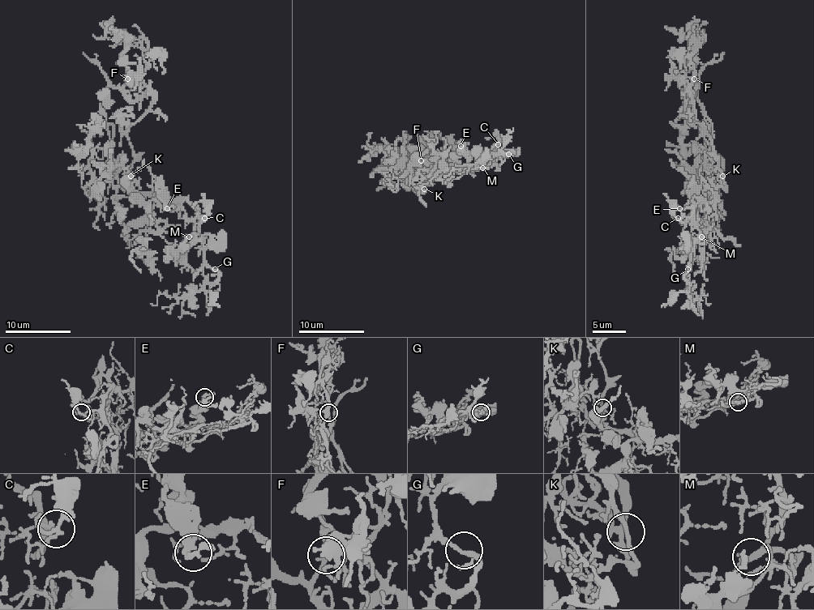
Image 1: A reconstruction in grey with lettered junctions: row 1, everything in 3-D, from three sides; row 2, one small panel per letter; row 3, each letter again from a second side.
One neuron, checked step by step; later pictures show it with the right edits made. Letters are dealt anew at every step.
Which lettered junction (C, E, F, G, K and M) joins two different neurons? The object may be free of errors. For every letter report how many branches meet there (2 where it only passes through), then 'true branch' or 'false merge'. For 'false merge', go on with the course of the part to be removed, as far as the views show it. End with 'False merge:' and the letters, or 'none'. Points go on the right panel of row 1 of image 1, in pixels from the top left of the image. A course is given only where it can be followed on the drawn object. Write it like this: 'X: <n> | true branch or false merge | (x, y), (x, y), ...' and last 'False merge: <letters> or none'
C: 2 | true branch
E: 2 | true branch
F: 2 | true branch
G: 2 | true branch
K: 2 | true branch
M: 2 | true branch
False merge: none

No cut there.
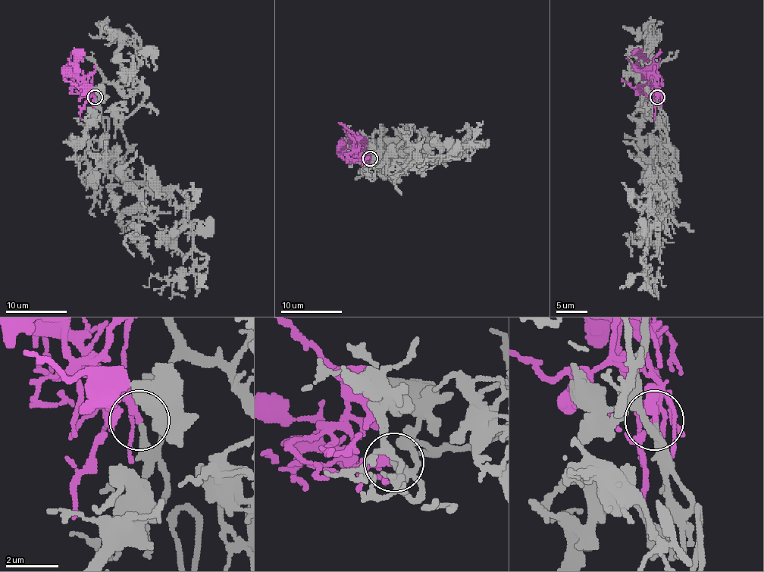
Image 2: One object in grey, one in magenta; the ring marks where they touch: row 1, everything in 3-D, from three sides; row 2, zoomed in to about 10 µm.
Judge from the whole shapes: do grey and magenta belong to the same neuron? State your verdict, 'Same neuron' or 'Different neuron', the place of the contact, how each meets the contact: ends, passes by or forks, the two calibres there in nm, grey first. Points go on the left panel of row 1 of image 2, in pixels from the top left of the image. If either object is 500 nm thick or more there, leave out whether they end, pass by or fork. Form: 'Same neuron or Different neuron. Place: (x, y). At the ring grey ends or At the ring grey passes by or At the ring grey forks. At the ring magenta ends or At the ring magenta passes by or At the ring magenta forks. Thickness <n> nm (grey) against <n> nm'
Same neuron. Place: (95, 97). At the ring grey ends. At the ring magenta ends. Thickness 240 nm (grey) against 300 nm

